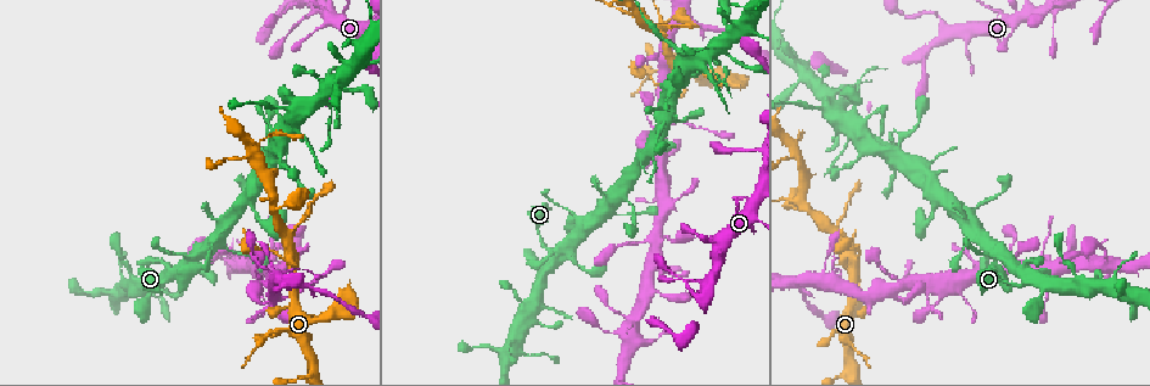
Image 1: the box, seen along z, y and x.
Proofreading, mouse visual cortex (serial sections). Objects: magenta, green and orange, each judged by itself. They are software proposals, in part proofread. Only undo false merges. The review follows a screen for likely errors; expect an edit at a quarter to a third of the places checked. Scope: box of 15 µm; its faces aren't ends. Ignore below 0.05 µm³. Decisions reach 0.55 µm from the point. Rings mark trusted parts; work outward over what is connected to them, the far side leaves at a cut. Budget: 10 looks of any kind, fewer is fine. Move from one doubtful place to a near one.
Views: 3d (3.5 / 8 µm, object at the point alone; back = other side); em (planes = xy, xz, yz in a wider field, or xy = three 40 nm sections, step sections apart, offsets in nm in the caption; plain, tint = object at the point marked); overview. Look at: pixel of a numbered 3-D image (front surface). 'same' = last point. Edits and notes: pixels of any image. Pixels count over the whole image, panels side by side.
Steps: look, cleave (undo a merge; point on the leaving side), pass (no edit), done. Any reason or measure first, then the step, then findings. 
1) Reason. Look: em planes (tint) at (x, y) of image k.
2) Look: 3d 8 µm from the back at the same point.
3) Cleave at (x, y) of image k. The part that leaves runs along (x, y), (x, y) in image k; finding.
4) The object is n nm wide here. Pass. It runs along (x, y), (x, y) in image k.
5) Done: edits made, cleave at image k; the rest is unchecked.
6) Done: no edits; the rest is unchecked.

Four arms meet. Look: em xy step 1 (tint) at (995, 260) of image 1.

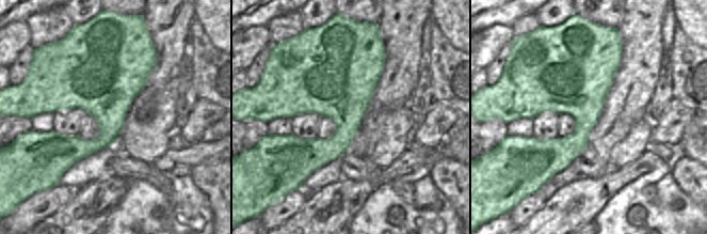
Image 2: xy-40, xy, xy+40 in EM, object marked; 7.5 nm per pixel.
See where the arms go. Look: 3d 3.5 µm at the same point.

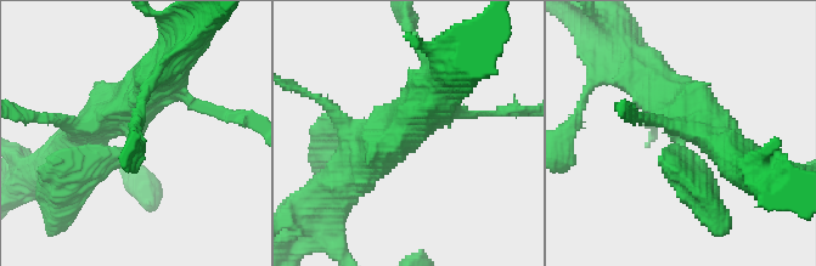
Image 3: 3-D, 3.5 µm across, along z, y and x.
The arms are 150, 300, 450, 600 nm wide. Pass. It runs along (338, 182), (405, 130), (443, 86) in image 3; continuous, no second cell.

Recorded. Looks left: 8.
A narrow waist. Look: 3d 8 µm at (272, 336) of image 1.

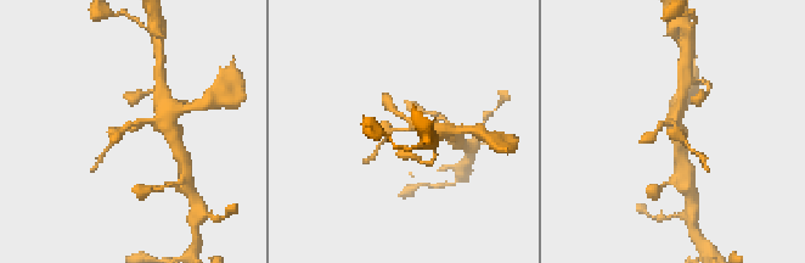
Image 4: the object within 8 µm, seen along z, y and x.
Look: 3d 3.5 µm at (131, 127) of image 4.

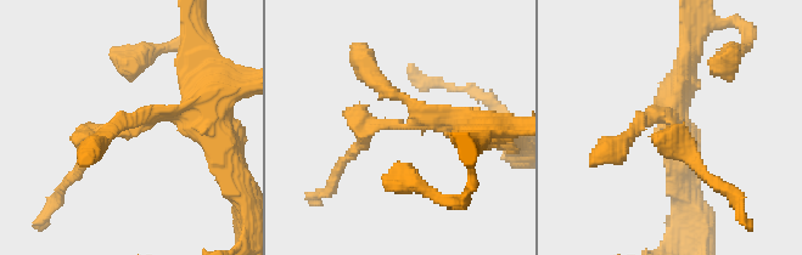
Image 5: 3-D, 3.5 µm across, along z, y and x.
Pass. It runs along (206, 97), (94, 135), (79, 164) in image 5; one cell here.

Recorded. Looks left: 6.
Thick turns thin. Look: 3d 3.5 µm at (836, 220) of image 1.

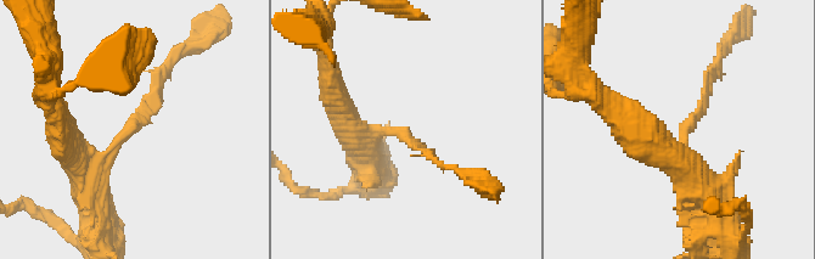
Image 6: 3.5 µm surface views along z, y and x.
Look: em xy step 5 (tint) at (686, 127) of image 6.

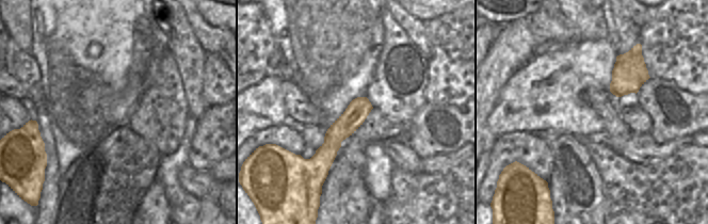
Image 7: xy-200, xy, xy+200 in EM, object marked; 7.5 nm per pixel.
The arms are 100, 450 nm wide. Cleave at (146, 111) of image 6. The part that leaves runs along (118, 139), (181, 52) in image 6; two cells meet here.

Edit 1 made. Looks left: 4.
Redraw. Look: overview.

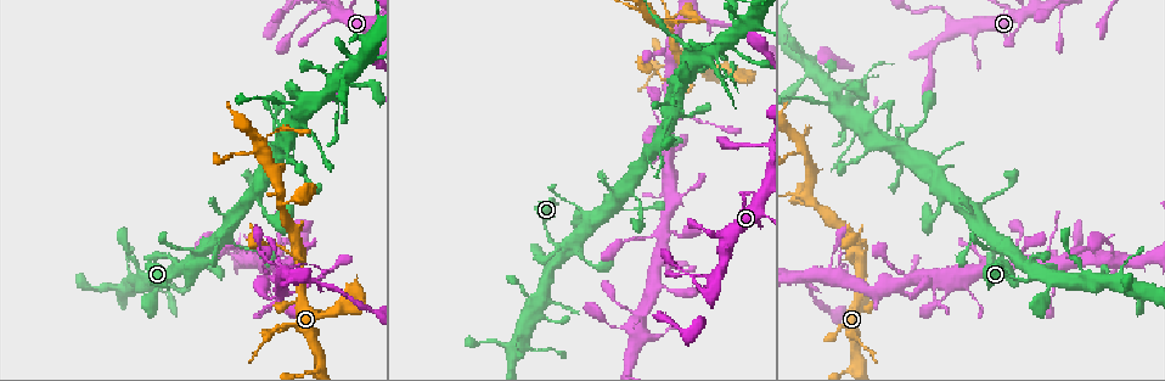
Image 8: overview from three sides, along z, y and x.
Thick turns thin. Look: 3d 3.5 µm from the back at (320, 362) of image 8.

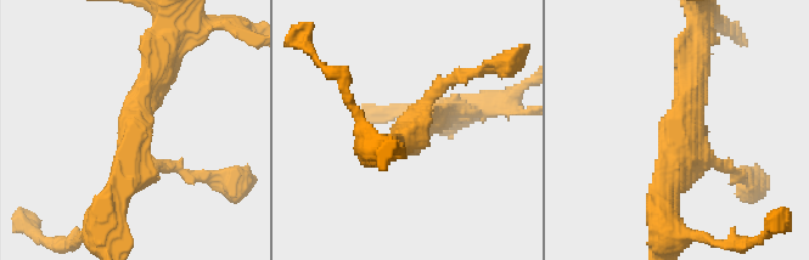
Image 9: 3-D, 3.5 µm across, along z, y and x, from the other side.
3 arms meet here; the arms are 150, 250, 350 nm wide; now the EM. Look: em xy step 5 (tint) at (133, 143) of image 9.

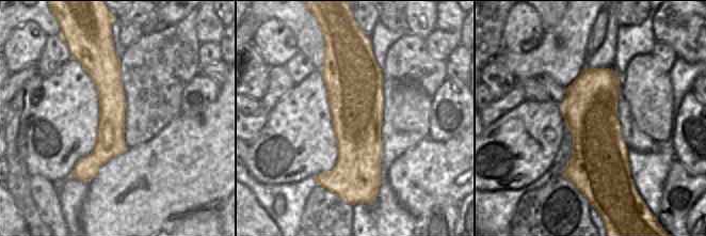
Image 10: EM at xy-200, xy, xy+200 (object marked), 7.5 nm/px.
Look: em xy step 3 (tint) at the same point.

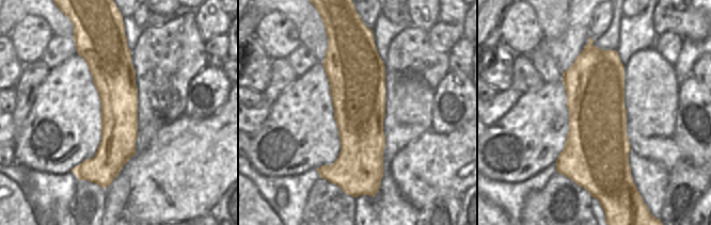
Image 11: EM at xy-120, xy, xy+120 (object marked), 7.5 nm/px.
The object is 420 nm wide here. Pass. It runs along (694, 71), (678, 137), (734, 171) in image 9; all the same cell.

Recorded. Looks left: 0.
Done: edits made, cleave at image 6; the rest is unchecked.

